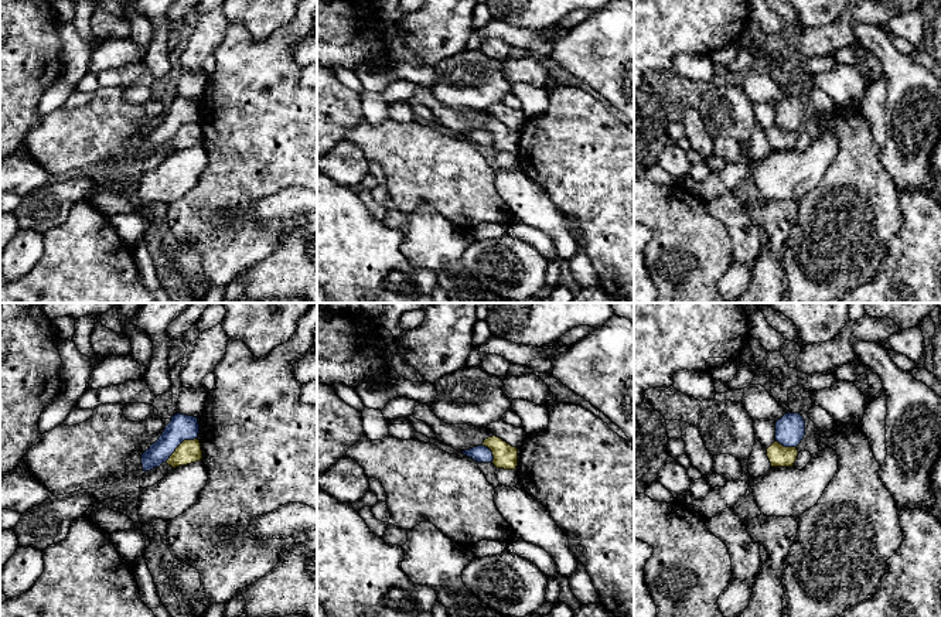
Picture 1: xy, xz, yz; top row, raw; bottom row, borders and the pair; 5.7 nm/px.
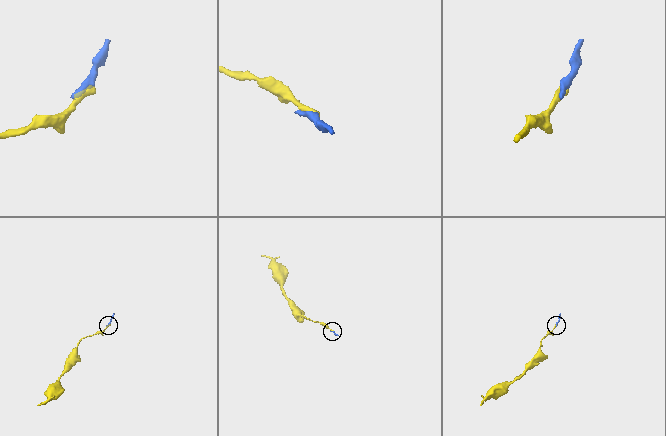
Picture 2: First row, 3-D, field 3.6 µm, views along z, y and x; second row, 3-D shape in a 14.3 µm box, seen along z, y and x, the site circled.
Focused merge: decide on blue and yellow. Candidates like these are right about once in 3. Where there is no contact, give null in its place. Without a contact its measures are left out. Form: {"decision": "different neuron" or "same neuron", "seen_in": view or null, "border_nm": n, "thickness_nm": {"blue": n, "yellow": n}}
{"decision": "different neuron", "seen_in": "xy", "border_nm": 240, "thickness_nm": {"blue": 150, "yellow": 130}}

